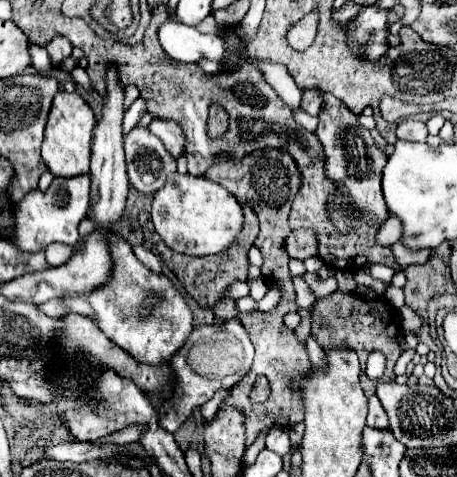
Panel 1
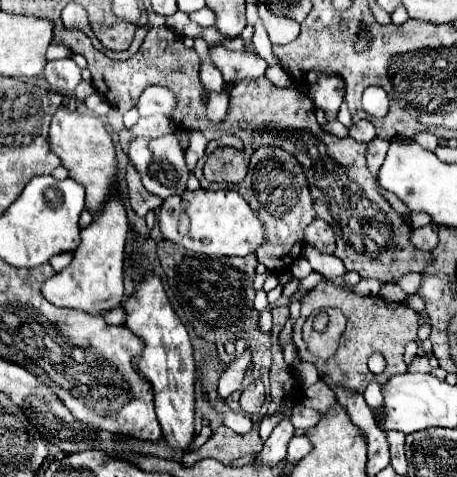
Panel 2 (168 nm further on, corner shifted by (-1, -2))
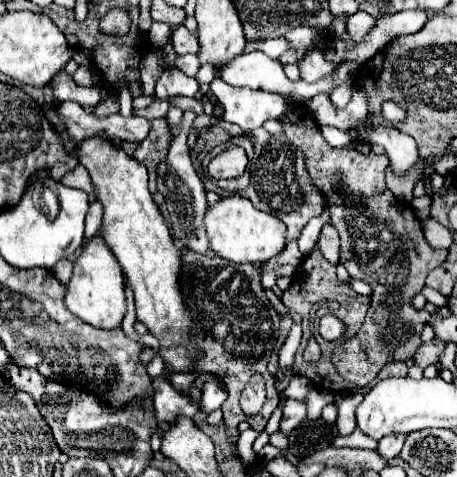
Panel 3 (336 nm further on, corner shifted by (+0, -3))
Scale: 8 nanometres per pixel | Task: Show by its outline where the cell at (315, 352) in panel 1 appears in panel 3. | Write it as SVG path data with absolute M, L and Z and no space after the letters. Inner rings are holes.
M387 435L377 443L377 453L389 461L389 459L399 455L403 441L405 441L405 435Z

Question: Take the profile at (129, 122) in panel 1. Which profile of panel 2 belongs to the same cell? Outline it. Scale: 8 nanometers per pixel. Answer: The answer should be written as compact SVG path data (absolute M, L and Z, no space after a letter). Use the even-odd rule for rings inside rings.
M148 86L138 100L140 116L152 116L152 114L170 116L174 108L176 108L176 94L162 86Z

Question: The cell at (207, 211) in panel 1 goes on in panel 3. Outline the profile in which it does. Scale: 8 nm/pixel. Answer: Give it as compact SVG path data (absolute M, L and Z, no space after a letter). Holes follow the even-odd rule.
M233 193L225 199L219 199L215 205L209 205L203 219L209 247L219 257L235 263L257 263L267 261L273 255L281 253L285 247L285 225L277 217L263 213L253 207L253 203L239 193Z

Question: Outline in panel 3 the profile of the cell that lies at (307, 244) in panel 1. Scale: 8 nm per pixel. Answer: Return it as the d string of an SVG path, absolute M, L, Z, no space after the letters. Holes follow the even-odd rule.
M325 223L319 233L319 251L323 253L323 257L327 261L337 265L337 261L339 261L339 235L329 223Z

